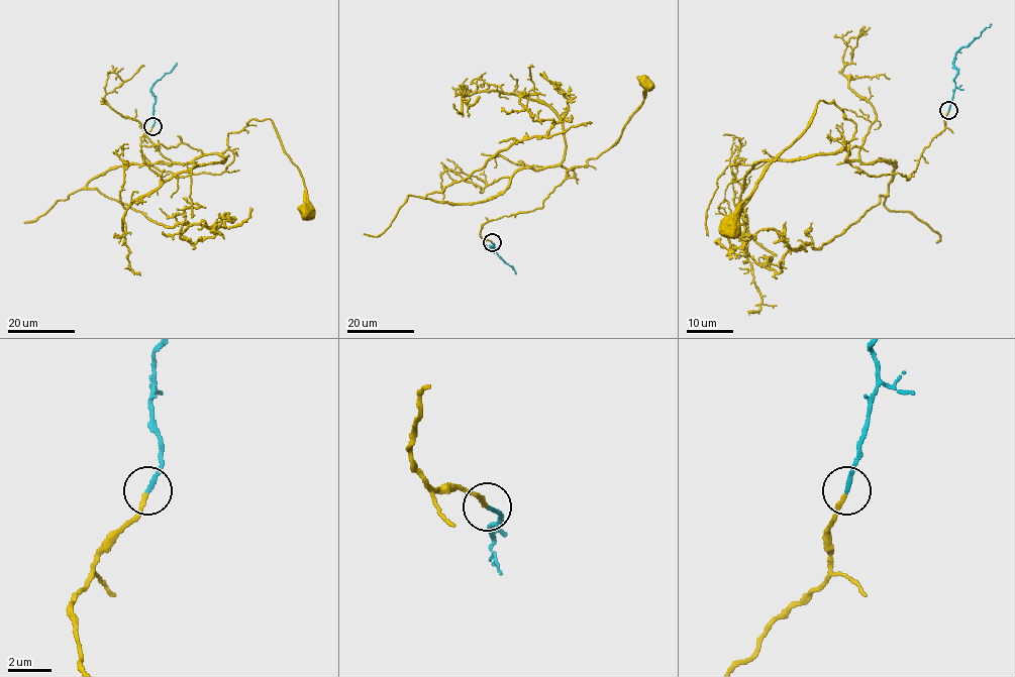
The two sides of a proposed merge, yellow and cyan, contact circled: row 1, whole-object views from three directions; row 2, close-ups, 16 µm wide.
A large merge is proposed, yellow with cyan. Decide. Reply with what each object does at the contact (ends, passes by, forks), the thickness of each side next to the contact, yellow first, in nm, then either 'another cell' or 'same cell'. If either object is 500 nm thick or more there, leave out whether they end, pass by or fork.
yellow ends | cyan ends | 170/200 nm | same cell

